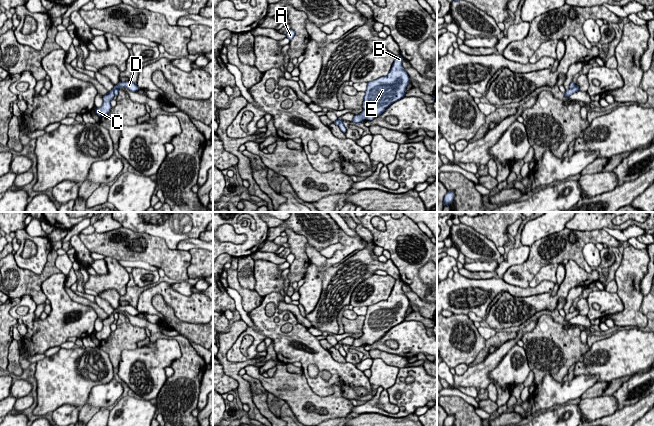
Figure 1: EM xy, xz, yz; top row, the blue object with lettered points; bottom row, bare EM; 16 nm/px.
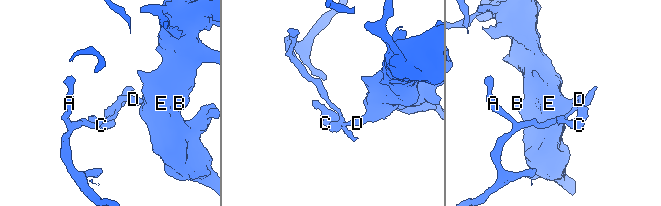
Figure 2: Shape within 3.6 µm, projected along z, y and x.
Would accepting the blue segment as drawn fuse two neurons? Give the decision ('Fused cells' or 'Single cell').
Fused cells

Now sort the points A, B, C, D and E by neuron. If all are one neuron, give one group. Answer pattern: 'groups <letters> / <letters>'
groups A / B C D E

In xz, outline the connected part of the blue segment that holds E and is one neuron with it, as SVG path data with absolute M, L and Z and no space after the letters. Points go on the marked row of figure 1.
M397 55L386 76L367 82L363 111L355 115L351 122L361 123L364 119L371 121L405 96L410 78L402 66L403 59L401 55Z

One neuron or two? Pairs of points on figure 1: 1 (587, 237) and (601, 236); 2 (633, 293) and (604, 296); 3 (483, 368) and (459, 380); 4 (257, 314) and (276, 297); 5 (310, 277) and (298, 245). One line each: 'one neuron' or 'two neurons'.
1: one neuron
2: two neurons
3: one neuron
4: one neuron
5: two neurons

